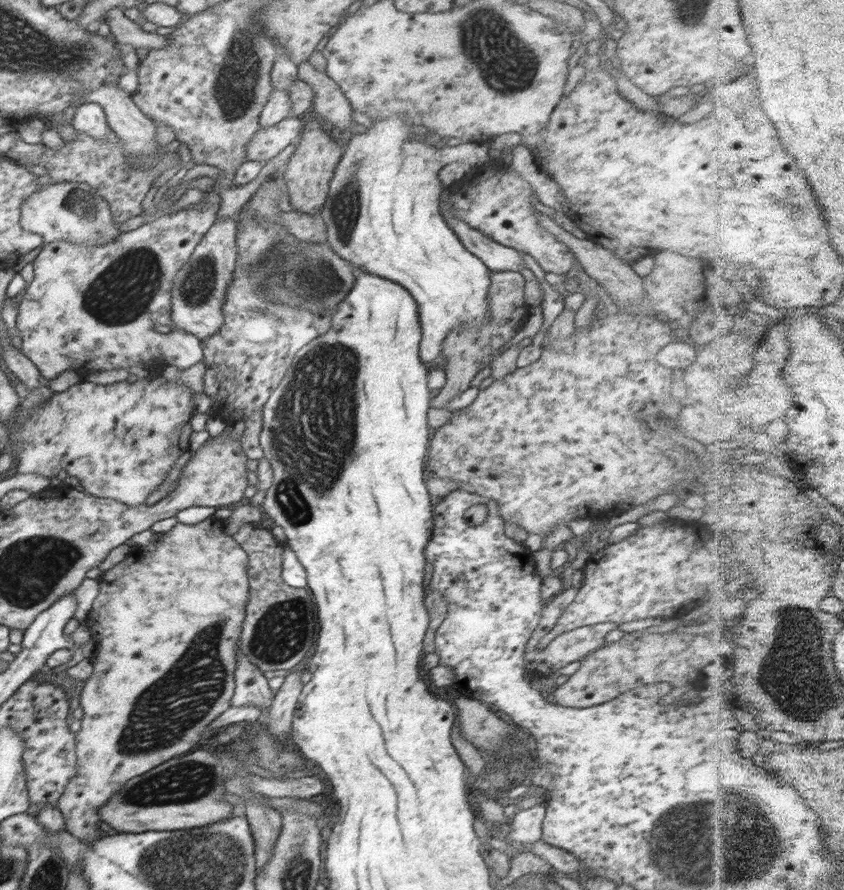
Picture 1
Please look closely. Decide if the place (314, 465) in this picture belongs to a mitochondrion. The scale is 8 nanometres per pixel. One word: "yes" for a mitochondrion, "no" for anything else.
yes

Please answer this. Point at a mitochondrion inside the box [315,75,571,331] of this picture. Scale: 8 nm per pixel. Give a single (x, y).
(345, 208)

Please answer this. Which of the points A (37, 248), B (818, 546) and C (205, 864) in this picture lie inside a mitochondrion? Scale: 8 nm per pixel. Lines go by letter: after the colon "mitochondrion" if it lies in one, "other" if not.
A: other
B: other
C: mitochondrion

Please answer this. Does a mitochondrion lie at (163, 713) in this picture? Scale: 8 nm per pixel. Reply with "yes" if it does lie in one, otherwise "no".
yes

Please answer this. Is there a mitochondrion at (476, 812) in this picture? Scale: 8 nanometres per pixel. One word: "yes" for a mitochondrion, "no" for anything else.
no

